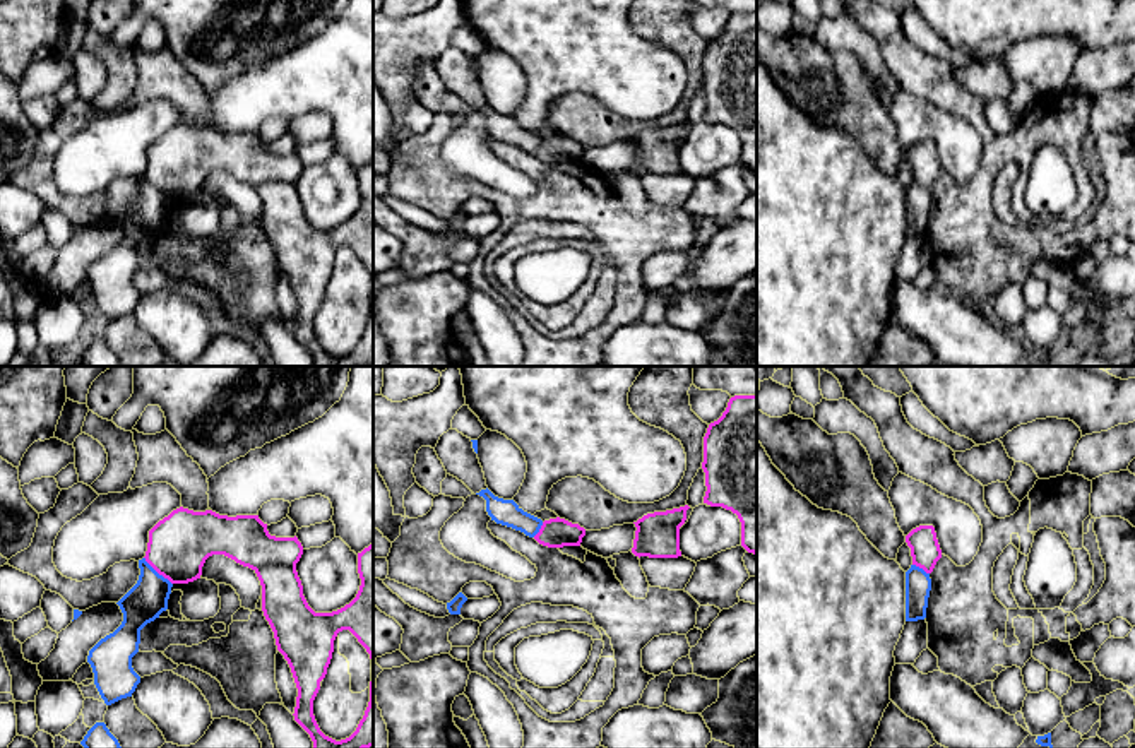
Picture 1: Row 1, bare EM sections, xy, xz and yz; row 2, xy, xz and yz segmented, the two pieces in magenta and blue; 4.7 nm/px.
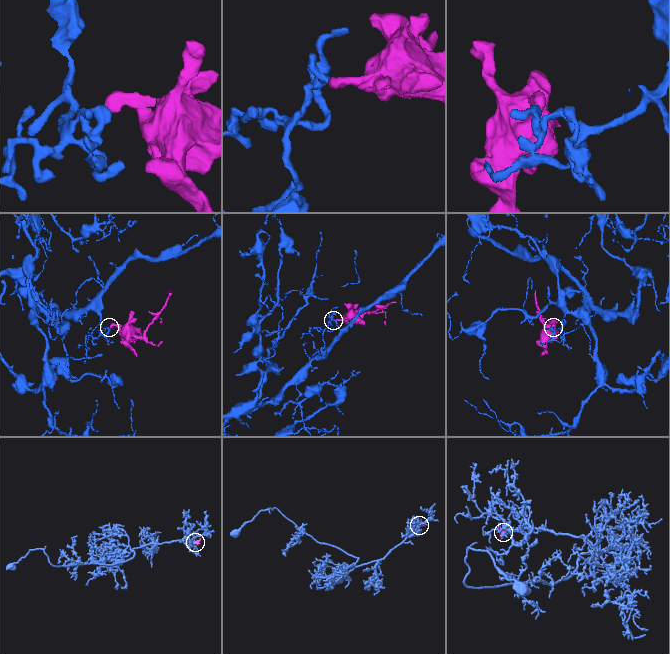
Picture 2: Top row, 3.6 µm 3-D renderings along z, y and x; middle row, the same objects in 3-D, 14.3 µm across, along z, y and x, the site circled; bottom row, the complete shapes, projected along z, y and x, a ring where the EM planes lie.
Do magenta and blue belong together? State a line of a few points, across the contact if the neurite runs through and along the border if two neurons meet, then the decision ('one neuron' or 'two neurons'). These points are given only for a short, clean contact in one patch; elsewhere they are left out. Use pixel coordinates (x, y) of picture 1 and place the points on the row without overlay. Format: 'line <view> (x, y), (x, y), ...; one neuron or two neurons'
line xy (144, 173), (172, 201); two neurons

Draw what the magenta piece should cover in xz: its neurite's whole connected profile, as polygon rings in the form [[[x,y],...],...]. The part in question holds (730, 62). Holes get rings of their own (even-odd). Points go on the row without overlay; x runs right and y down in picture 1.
[[[734,12],[722,33],[710,39],[704,53],[704,120],[722,123],[741,139],[741,163],[757,171],[757,12]]]

